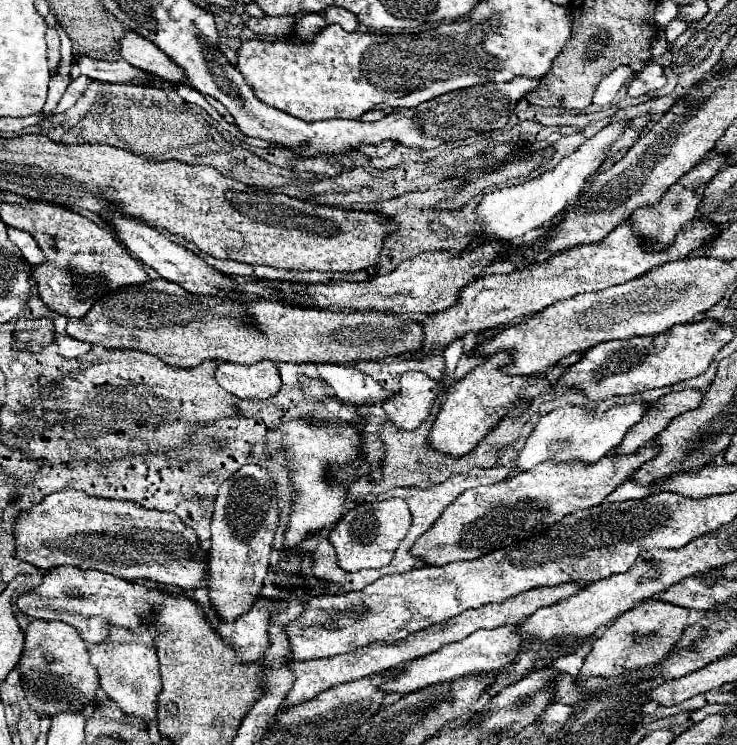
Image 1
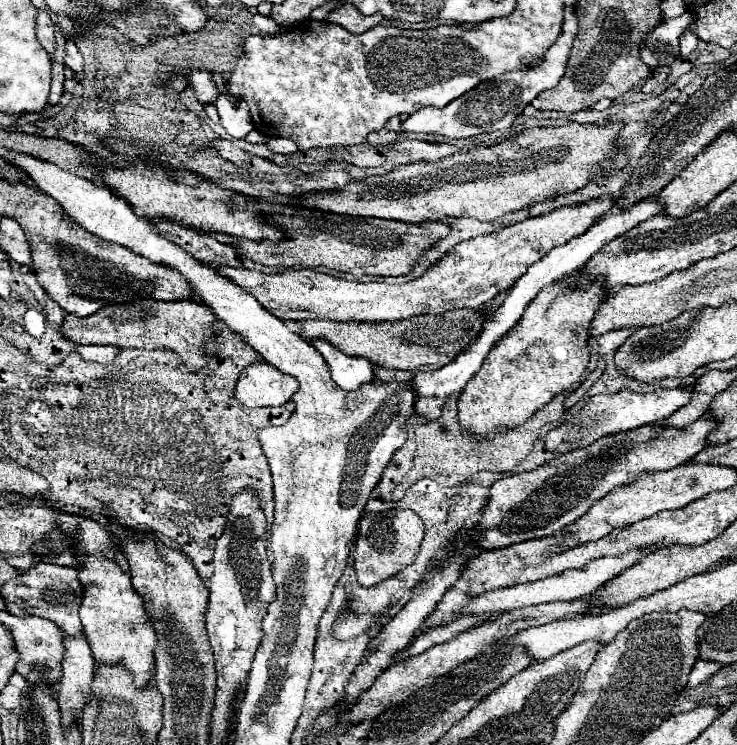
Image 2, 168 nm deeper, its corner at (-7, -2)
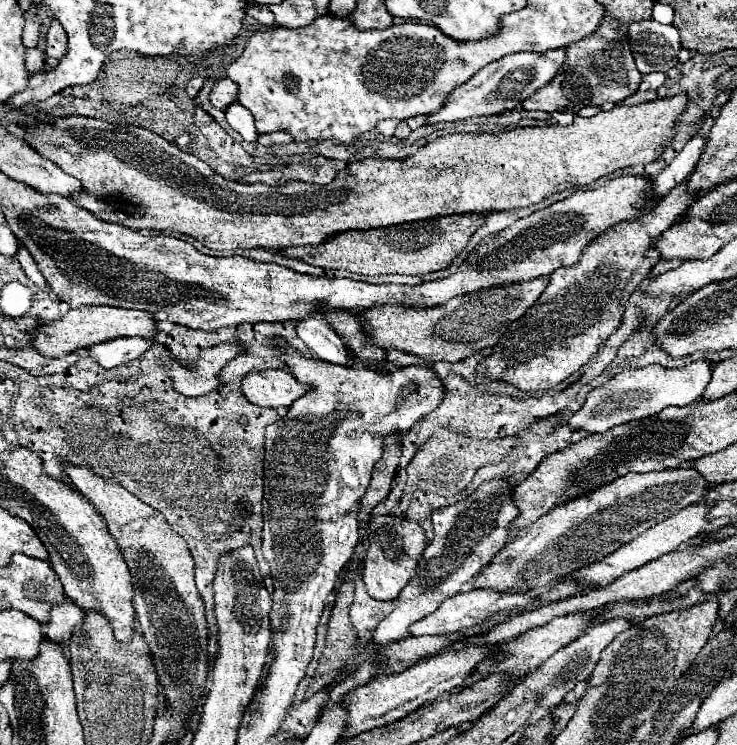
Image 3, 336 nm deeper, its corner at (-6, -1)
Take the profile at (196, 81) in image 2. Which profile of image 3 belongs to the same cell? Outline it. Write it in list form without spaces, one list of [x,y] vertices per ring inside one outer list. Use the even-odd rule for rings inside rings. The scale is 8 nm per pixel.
[[[217,78],[209,98],[211,98],[211,104],[215,108],[223,110],[237,100],[237,84],[231,78]]]

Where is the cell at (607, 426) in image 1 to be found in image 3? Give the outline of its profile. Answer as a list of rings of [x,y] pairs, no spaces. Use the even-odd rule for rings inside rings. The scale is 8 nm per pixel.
[[[705,360],[693,362],[679,370],[667,370],[661,366],[647,366],[641,370],[623,370],[617,376],[613,376],[611,380],[607,380],[603,386],[593,388],[587,394],[587,400],[581,406],[581,410],[577,410],[567,420],[567,424],[573,430],[601,434],[617,424],[655,416],[667,406],[687,406],[703,394],[709,380],[711,380],[711,364]]]

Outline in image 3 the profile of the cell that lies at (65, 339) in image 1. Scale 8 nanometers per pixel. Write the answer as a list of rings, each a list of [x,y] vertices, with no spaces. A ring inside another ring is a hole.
[[[115,338],[115,340],[91,346],[89,352],[91,352],[91,358],[99,362],[103,368],[113,368],[133,358],[139,358],[153,342],[155,340],[145,340],[145,338]]]

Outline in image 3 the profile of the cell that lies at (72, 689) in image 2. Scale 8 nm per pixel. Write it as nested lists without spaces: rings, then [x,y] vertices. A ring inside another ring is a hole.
[[[67,600],[65,604],[53,606],[51,620],[45,624],[45,636],[51,642],[55,642],[67,650],[73,632],[83,624],[83,616],[85,616],[83,610],[79,606],[75,606],[71,600]]]

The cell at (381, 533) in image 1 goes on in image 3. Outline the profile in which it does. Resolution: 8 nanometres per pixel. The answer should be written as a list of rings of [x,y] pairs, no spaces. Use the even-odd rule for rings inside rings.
[[[395,514],[373,516],[367,532],[369,532],[369,546],[361,568],[367,592],[375,600],[395,600],[403,590],[403,586],[415,576],[417,562],[421,560],[423,550],[427,546],[425,532],[415,520],[407,520]]]

